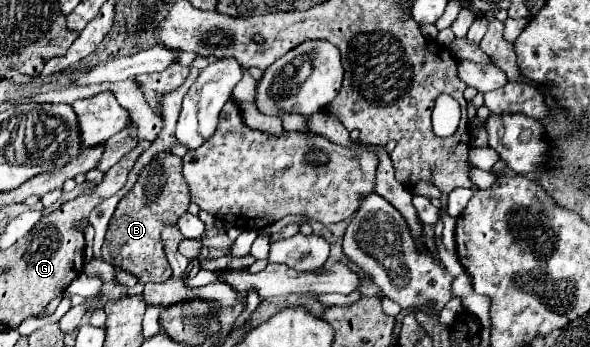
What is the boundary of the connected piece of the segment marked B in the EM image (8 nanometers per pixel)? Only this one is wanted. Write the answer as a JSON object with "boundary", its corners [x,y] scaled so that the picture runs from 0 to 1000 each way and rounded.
{"boundary":[[[288,429],[271,435],[251,476],[241,481],[224,550],[203,573],[173,706],[173,746],[224,787],[237,804],[237,816],[281,810],[292,793],[292,775],[278,729],[275,660],[281,648],[298,648],[315,614],[319,585],[322,573],[315,522],[308,510],[308,458]]]}

